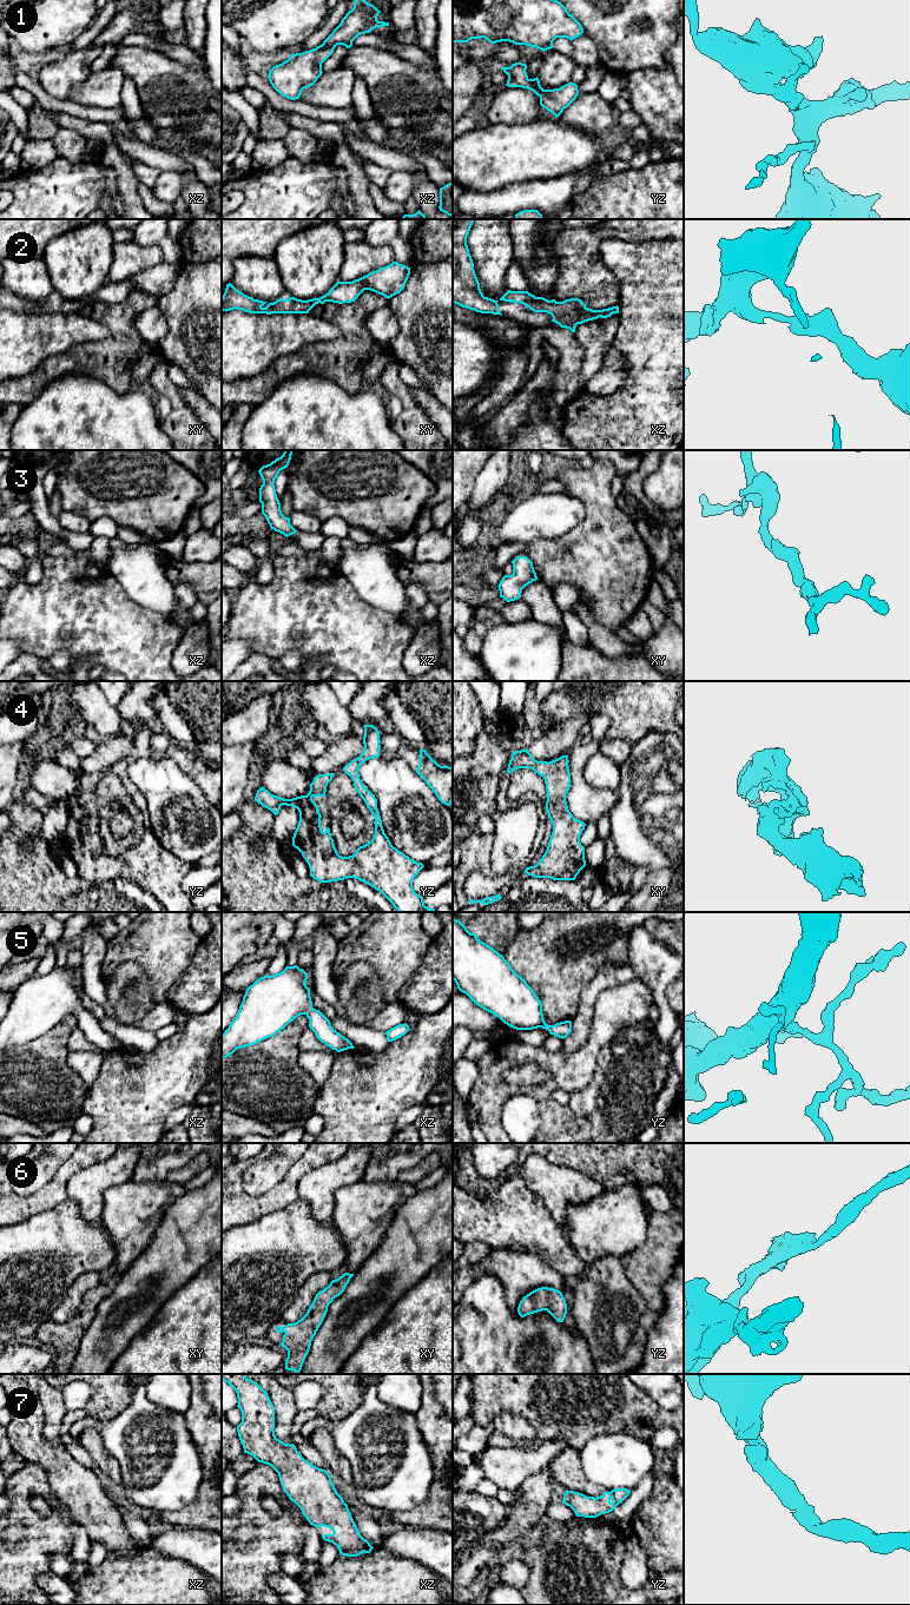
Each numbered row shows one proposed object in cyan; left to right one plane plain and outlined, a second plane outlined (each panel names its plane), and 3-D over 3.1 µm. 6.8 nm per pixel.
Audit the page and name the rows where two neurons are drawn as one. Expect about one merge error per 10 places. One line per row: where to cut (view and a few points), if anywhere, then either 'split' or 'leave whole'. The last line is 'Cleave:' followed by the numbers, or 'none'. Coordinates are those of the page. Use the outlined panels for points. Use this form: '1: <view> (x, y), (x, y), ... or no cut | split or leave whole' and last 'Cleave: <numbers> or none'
1: no cut | leave whole
2: no cut | leave whole
3: no cut | leave whole
4: no cut | leave whole
5: no cut | leave whole
6: no cut | leave whole
7: no cut | leave whole
Cleave: none

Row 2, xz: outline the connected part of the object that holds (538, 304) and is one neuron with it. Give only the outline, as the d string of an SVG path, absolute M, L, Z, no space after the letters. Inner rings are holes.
M508 290L500 300L509 303L521 303L534 312L547 312L561 328L569 329L575 332L578 324L596 319L599 317L607 318L613 313L619 313L619 306L612 306L602 310L592 310L579 298L571 298L563 302L555 299L548 300L543 297L535 297L528 291L510 291Z

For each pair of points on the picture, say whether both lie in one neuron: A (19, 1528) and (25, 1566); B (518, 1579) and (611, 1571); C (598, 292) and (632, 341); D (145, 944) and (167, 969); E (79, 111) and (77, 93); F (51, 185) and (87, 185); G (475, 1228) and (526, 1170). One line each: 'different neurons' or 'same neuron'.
A: different neurons
B: different neurons
C: different neurons
D: same neuron
E: different neurons
F: same neuron
G: different neurons

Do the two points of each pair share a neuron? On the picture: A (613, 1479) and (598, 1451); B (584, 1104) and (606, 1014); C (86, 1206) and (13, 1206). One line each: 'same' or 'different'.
A: same
B: different
C: different

